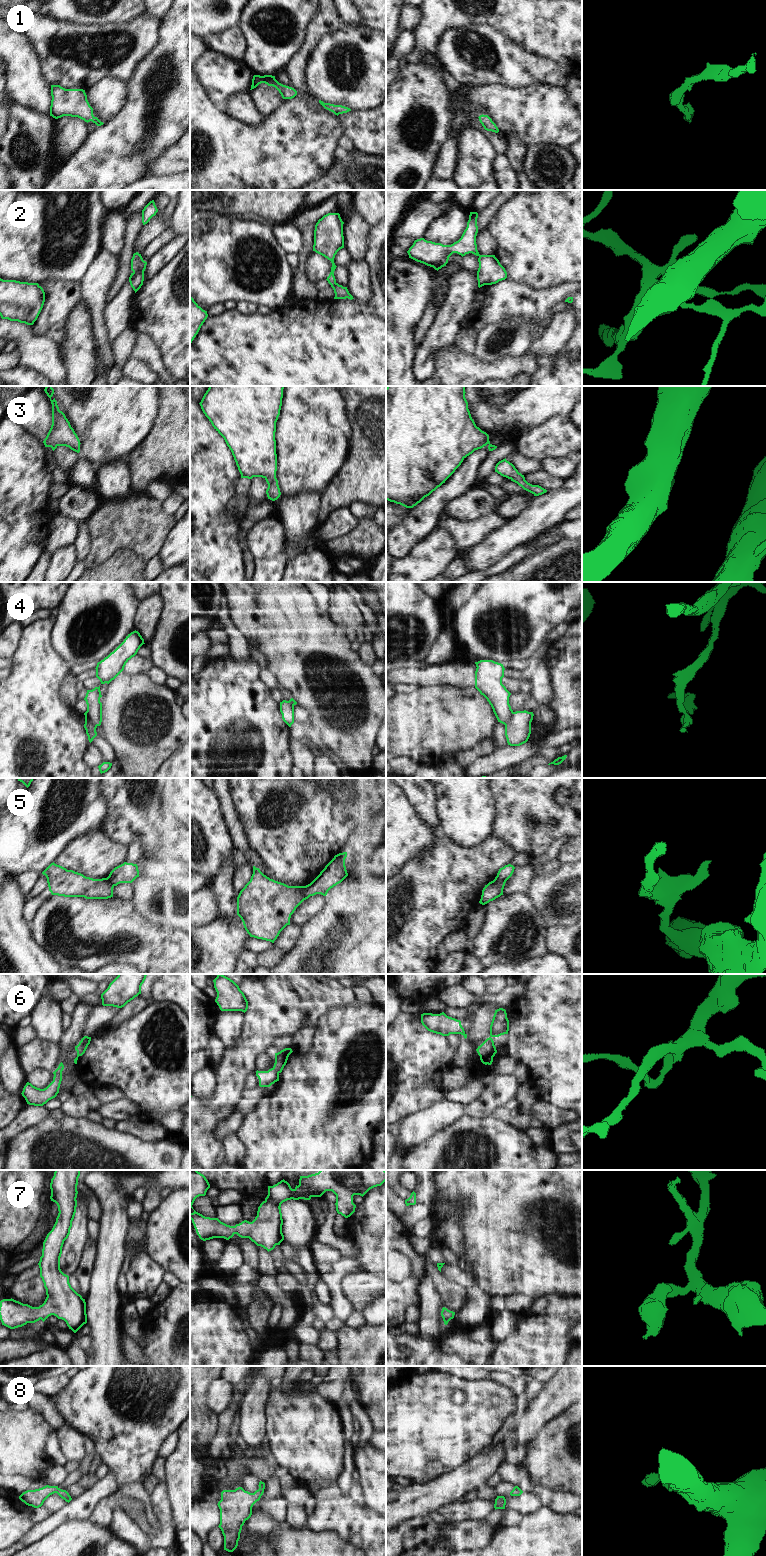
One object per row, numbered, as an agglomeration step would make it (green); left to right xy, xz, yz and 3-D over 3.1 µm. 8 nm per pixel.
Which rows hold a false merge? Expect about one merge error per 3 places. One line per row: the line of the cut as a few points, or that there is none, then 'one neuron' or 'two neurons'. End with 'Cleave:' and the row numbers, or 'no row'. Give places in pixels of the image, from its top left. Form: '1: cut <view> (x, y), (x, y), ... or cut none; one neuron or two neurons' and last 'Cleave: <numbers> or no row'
1: cut none; one neuron
2: cut none; one neuron
3: cut none; one neuron
4: cut yz (513, 712), (505, 725); two neurons
5: cut xz (305, 886), (300, 902); two neurons
6: cut none; one neuron
7: cut none; one neuron
8: cut none; one neuron
Cleave: 4, 5

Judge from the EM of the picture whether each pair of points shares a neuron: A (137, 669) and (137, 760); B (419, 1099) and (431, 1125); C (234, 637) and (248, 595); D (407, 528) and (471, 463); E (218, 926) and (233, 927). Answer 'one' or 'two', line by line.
A: two
B: two
C: two
D: one
E: one

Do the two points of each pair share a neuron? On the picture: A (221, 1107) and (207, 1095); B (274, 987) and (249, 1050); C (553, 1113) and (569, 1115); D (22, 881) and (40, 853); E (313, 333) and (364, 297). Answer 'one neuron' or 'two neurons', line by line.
A: two neurons
B: one neuron
C: two neurons
D: two neurons
E: two neurons

